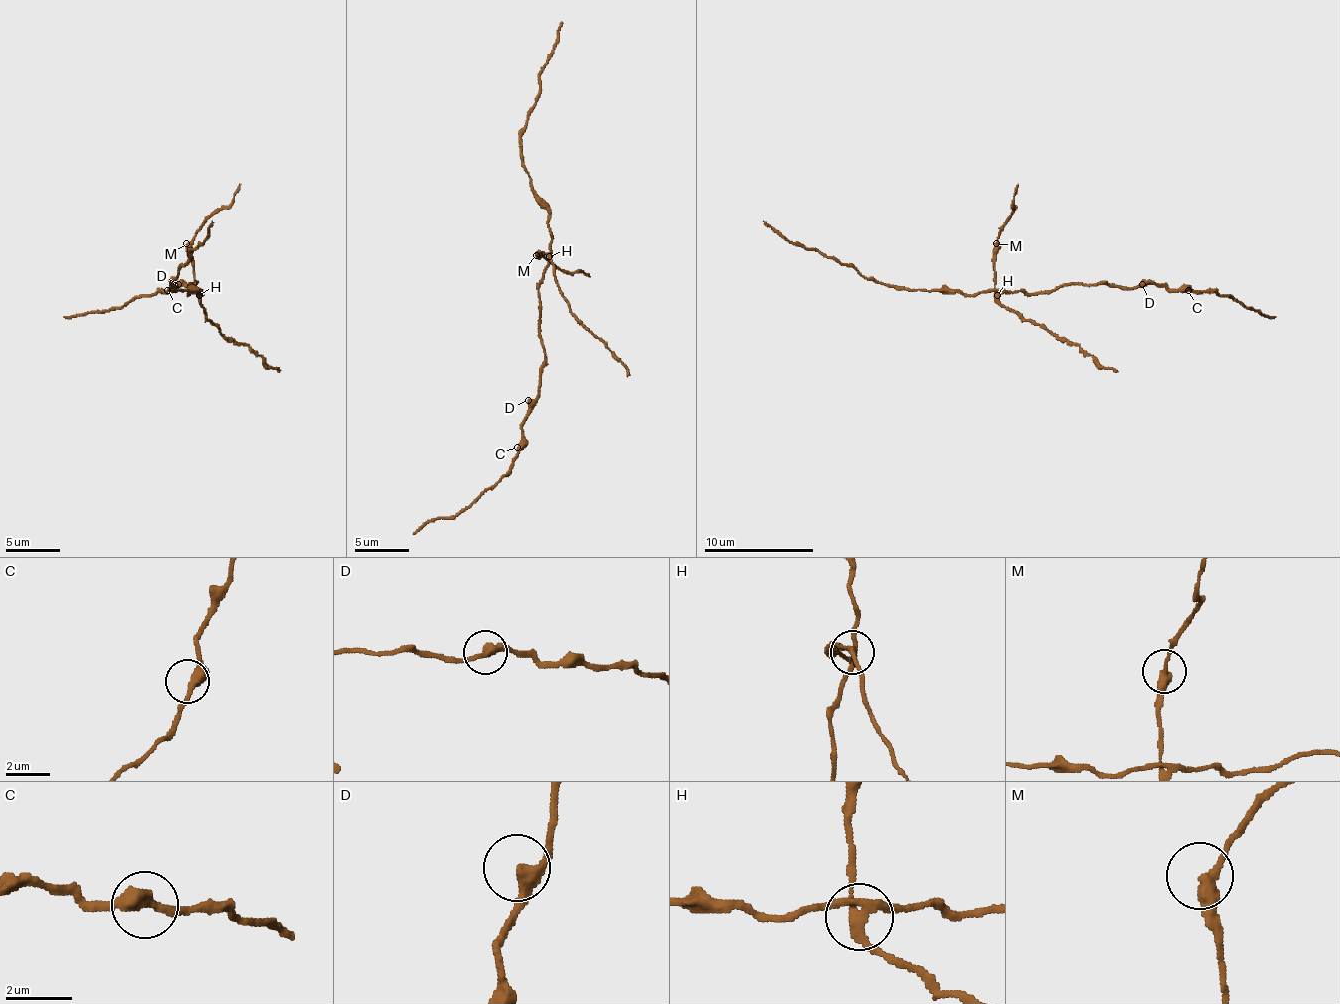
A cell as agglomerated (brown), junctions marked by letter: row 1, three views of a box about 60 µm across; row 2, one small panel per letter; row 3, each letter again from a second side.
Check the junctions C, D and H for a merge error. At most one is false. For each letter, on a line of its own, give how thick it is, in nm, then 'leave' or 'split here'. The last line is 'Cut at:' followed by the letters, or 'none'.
C: 360 nm thick; leave
D: 360 nm thick; leave
H: 240 nm thick; split here
Cut at: H

